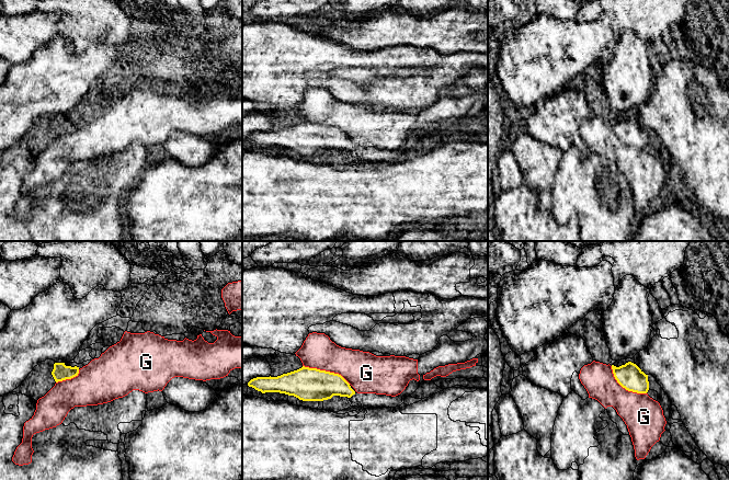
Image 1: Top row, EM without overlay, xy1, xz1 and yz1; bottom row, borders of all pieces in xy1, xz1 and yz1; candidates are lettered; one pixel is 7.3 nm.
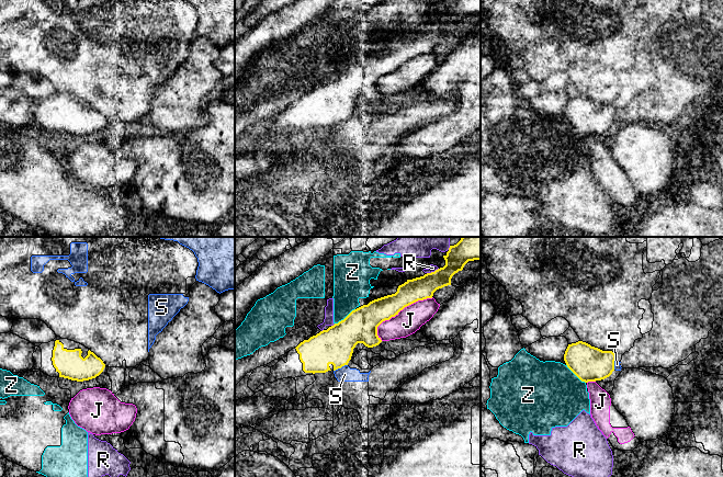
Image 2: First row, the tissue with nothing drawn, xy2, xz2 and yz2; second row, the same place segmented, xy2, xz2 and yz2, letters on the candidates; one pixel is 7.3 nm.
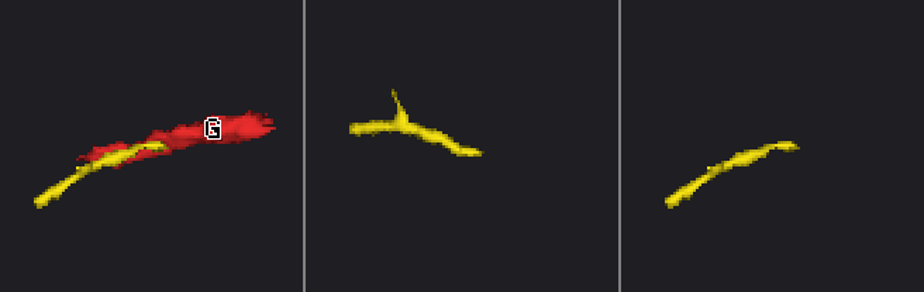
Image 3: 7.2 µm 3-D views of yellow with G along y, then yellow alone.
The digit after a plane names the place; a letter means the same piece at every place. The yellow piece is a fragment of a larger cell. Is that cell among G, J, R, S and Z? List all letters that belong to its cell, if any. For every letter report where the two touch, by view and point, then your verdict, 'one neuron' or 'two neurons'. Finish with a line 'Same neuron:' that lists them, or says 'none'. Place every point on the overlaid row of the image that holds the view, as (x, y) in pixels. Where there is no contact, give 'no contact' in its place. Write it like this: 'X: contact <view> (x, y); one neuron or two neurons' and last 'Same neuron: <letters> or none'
G: contact xz1 (327, 372); two neurons
J: contact xz2 (399, 310); two neurons
R: contact xz2 (432, 272); two neurons
S: contact xz2 (340, 367); two neurons
Z: contact xz2 (346, 317); two neurons
Same neuron: none

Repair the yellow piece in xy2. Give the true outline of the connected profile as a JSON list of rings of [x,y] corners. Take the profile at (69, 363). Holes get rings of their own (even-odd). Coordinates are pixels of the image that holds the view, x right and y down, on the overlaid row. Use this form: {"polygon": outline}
{"polygon": [[[59,339],[39,345],[41,372],[50,377],[64,377],[83,382],[99,376],[105,364],[84,345],[68,339]]]}

